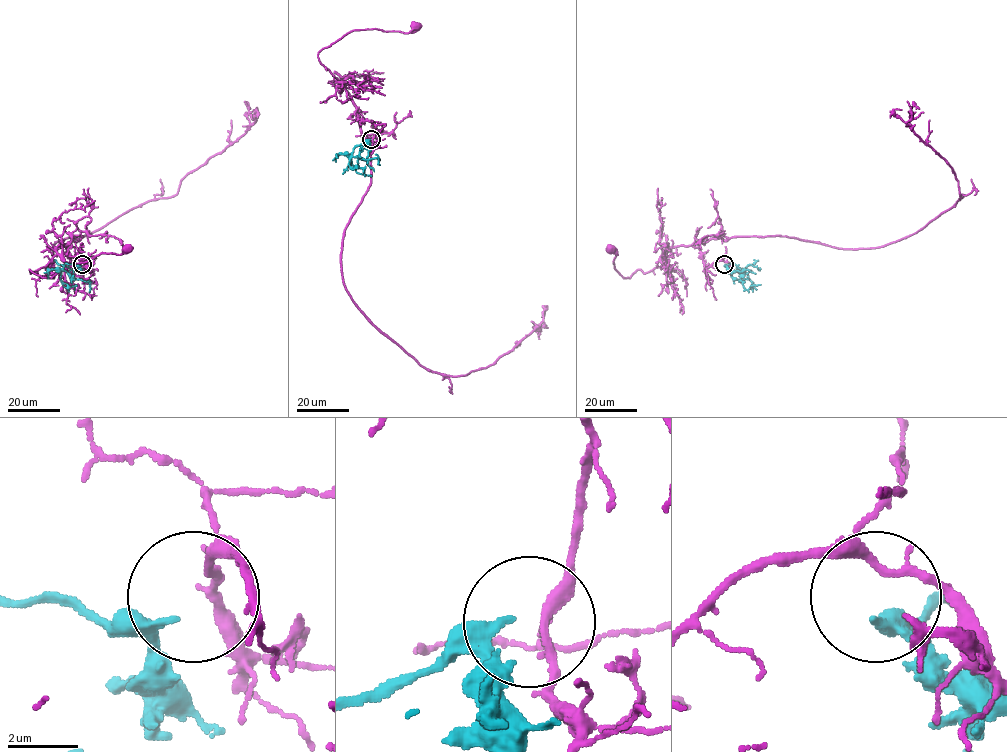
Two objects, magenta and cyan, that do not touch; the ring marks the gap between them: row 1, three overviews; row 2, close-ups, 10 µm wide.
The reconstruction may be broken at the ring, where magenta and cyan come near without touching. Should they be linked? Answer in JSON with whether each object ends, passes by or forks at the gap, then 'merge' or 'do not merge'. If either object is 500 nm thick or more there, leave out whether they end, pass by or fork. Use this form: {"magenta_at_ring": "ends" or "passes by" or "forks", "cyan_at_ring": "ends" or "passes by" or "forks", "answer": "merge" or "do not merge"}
{"magenta_at_ring": "forks", "cyan_at_ring": "ends", "answer": "do not merge"}

